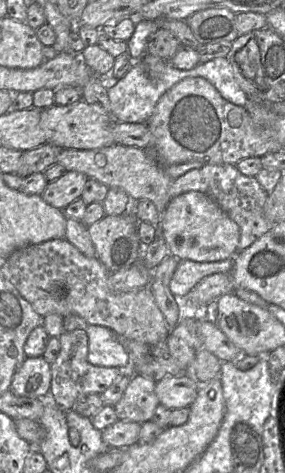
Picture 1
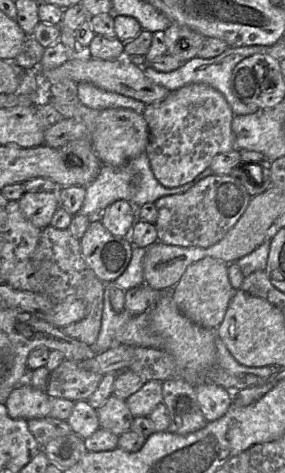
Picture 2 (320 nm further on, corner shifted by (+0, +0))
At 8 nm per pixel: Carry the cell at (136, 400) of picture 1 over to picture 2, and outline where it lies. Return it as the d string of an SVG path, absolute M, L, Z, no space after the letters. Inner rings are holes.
M111 395L97 410L100 428L110 430L114 434L130 431L134 416L130 412L125 400Z

